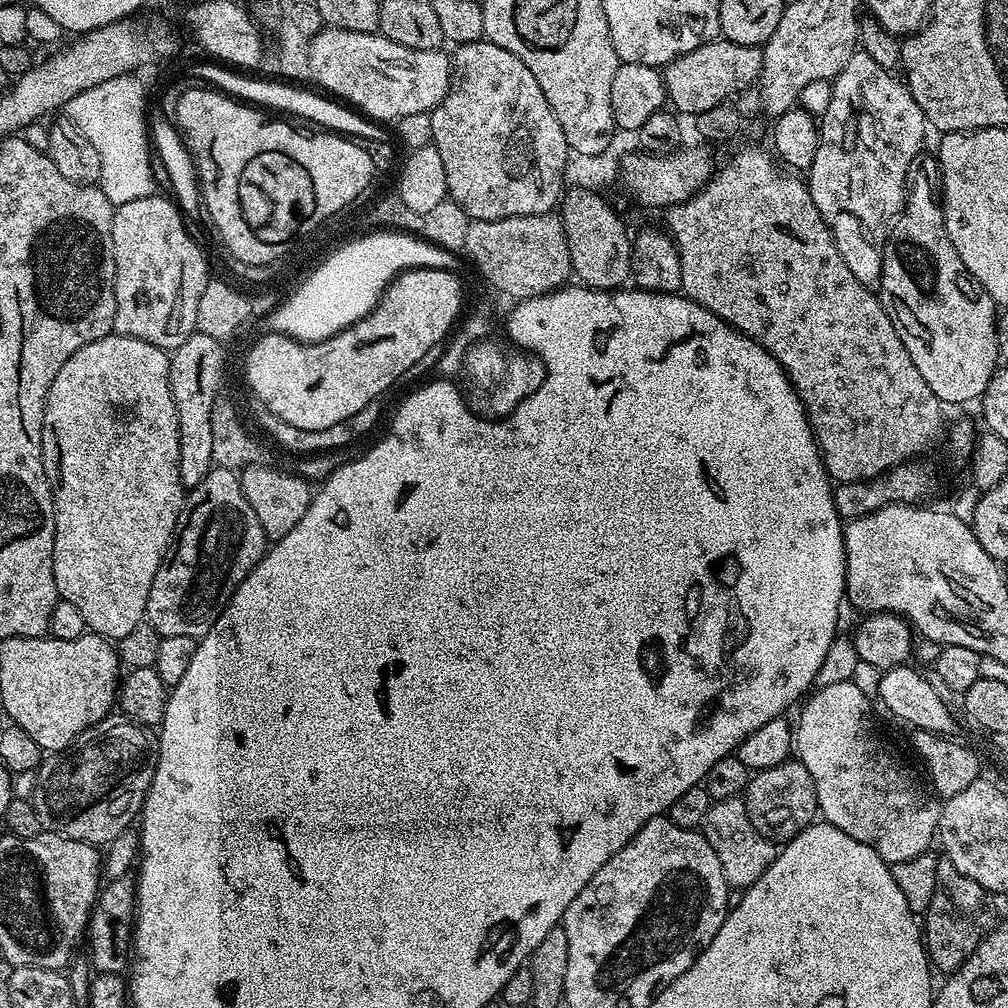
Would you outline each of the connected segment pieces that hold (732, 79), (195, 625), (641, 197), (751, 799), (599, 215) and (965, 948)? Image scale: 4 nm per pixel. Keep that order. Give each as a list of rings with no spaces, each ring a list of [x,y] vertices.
[[[723,38],[706,42],[663,65],[667,103],[681,117],[694,118],[702,114],[702,110],[711,110],[713,106],[731,101],[737,92],[751,88],[759,81],[763,57],[763,51],[757,46],[738,46]]]
[[[213,466],[206,478],[187,493],[184,511],[176,522],[176,535],[170,545],[170,551],[160,563],[154,582],[150,582],[150,594],[146,602],[144,615],[147,623],[160,637],[187,636],[202,637],[208,633],[210,626],[218,622],[222,610],[230,602],[234,590],[254,570],[254,566],[264,557],[266,537],[254,506],[246,502],[246,494],[240,485],[240,477],[232,468]]]
[[[681,147],[667,156],[653,156],[643,150],[625,155],[619,163],[618,180],[632,191],[640,204],[666,210],[674,204],[681,204],[704,187],[714,171],[714,163],[704,148]]]
[[[789,758],[778,766],[755,773],[742,793],[746,814],[754,822],[754,830],[773,842],[787,842],[799,834],[817,815],[814,778],[798,758]]]
[[[569,187],[563,193],[562,203],[558,208],[560,221],[564,223],[566,242],[570,246],[570,258],[572,259],[572,271],[575,279],[583,287],[596,288],[599,292],[611,292],[619,290],[632,279],[632,240],[620,221],[620,216],[599,196],[599,191],[591,187]]]
[[[947,858],[938,859],[938,882],[934,886],[934,898],[930,898],[930,906],[922,916],[922,935],[926,941],[926,951],[931,967],[937,973],[951,974],[959,970],[964,962],[975,952],[975,948],[983,941],[998,923],[996,908],[992,905],[993,897],[978,882],[966,878],[966,874],[958,874]]]

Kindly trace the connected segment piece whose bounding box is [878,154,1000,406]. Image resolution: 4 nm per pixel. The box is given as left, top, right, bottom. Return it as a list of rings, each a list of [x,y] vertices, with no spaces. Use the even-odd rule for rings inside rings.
[[[927,154],[916,156],[914,162],[910,162],[904,211],[896,217],[884,242],[878,295],[894,330],[898,330],[898,338],[902,338],[902,346],[906,346],[906,354],[910,354],[910,362],[918,366],[918,374],[926,378],[926,386],[934,390],[941,405],[949,406],[979,401],[997,370],[1000,351],[996,337],[998,305],[966,270],[946,234],[940,166],[937,157],[935,160]]]

